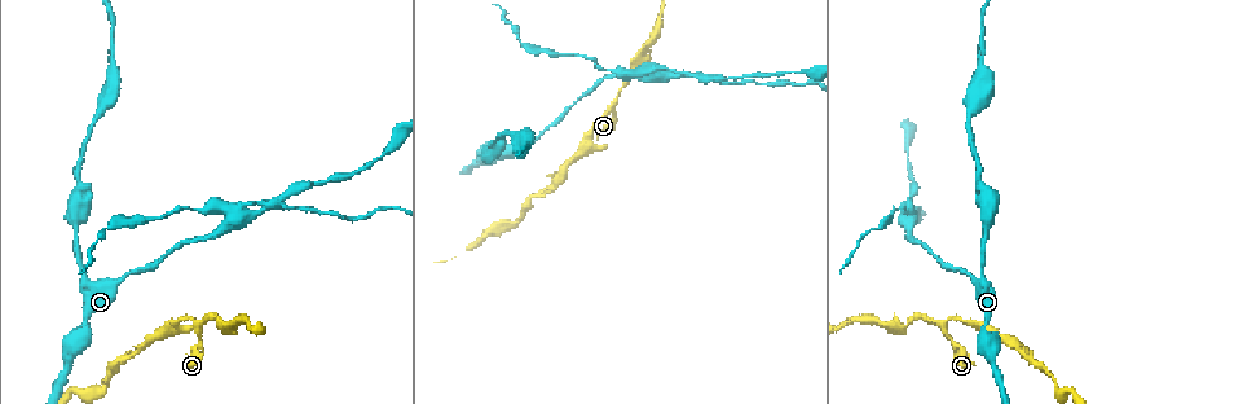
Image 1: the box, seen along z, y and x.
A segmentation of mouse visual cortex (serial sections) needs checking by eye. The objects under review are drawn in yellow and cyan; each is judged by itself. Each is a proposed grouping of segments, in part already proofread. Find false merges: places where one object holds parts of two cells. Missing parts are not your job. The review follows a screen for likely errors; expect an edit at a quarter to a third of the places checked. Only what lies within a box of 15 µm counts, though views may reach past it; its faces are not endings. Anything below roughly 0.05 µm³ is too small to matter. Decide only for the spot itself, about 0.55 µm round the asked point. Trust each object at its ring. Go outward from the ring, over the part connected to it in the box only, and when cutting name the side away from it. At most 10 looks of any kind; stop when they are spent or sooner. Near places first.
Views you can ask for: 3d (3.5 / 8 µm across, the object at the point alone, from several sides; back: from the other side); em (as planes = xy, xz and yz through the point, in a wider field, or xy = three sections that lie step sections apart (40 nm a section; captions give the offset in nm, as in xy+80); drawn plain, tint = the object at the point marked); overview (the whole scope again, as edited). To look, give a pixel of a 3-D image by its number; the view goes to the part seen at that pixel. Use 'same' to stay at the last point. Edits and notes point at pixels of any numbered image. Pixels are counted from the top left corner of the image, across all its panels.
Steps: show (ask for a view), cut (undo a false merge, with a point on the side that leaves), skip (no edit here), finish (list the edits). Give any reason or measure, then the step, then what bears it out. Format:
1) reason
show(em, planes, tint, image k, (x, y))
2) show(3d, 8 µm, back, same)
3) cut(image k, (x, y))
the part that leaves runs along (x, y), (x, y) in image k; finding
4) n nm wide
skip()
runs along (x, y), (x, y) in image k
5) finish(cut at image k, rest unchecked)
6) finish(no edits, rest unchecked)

three arms meet
show(3d, 3.5 µm, image 1, (910, 225))

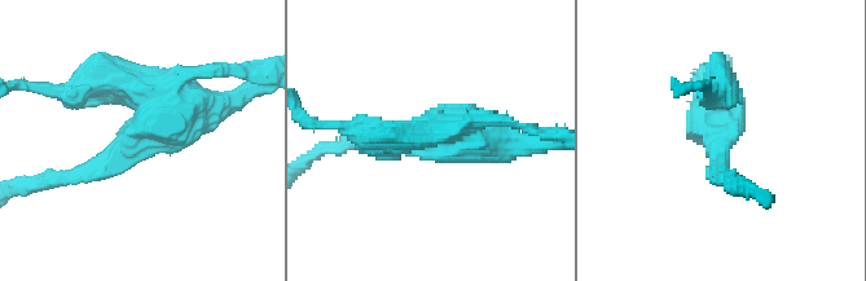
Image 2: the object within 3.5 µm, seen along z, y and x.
now the EM
show(em, xy, step 5, tint, image 2, (147, 133))

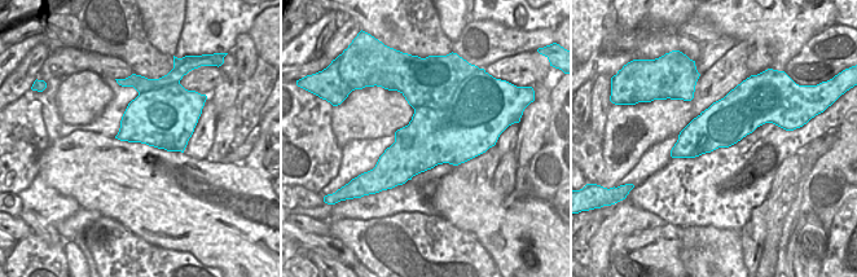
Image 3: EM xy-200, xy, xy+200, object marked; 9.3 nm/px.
skip()
runs along (96, 167), (159, 112), (242, 91) in image 2; continuous, no second cell

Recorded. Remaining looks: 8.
a fork
show(3d, 3.5 µm, image 1, (280, 204))

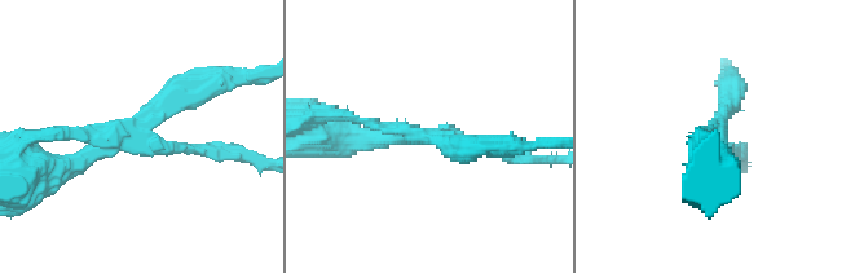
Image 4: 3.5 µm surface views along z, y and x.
show(em, xy, step 5, tint, image 4, (141, 129))

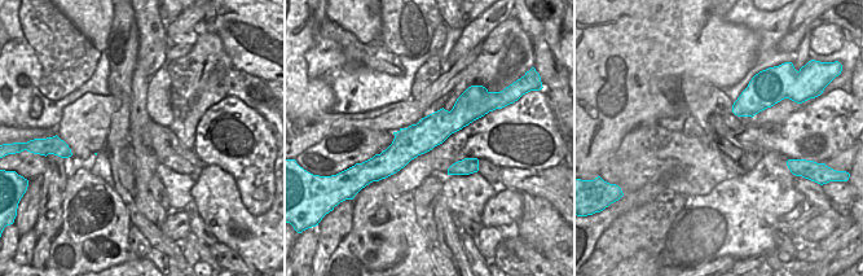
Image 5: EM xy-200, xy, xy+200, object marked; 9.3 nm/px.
skip()
runs along (478, 113), (441, 123), (378, 162) in image 5; one cell here

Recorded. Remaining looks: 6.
three-way junction
show(3d, 3.5 µm, image 1, (610, 109))

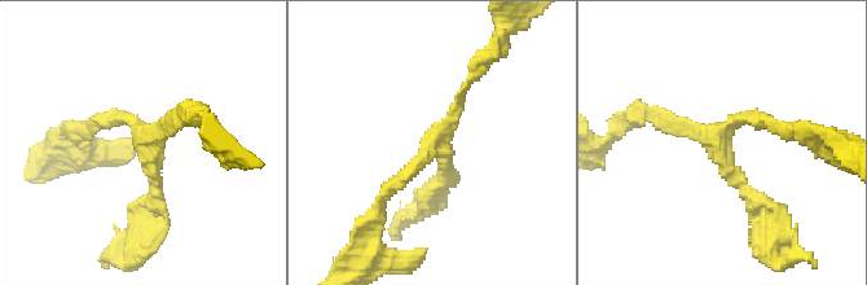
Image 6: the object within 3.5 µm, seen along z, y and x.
3 arms; arms of 150, 150, 200 nm; now the EM
show(em, xy, step 3, tint, image 6, (437, 143))

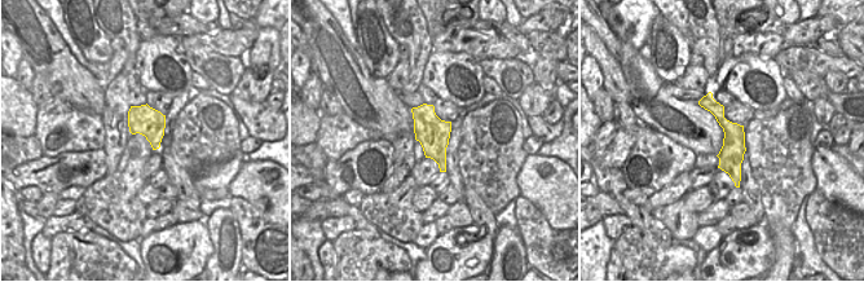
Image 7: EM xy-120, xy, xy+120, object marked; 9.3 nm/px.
skip()
all the same cell

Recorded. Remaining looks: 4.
thick turns thin
show(3d, 3.5 µm, image 1, (226, 322))

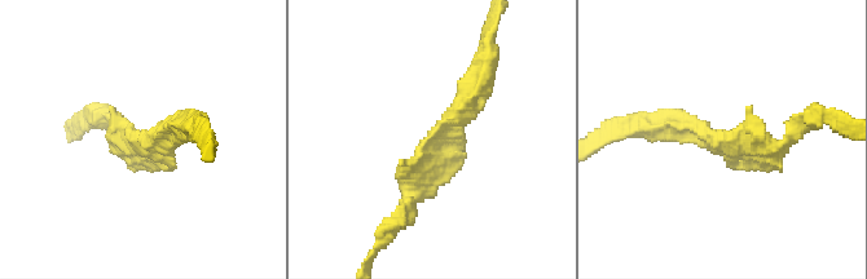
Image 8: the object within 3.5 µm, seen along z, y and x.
arms of 200, 250 nm; now the EM
show(em, xy, step 1, tint, image 8, (434, 133))

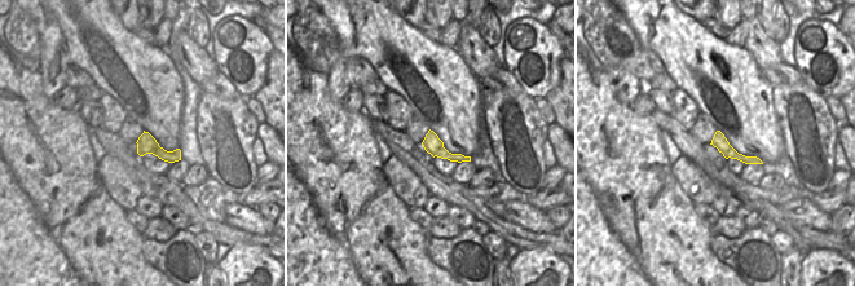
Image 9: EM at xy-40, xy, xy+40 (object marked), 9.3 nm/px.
skip()
runs along (408, 208), (425, 141), (484, 69) in image 8; all the same cell

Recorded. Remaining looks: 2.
finish(no edits, rest unchecked)

